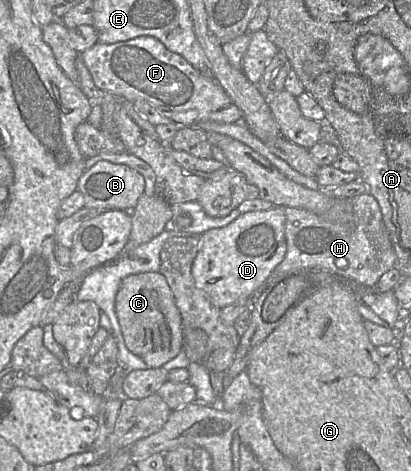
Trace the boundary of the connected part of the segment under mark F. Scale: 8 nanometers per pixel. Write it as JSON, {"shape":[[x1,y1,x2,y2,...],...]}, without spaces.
{"shape":[[139,36,112,44,97,42,79,56,96,87,132,103,145,100,178,126,195,126,208,121,242,123,241,110,212,76,202,74,155,37]]}

